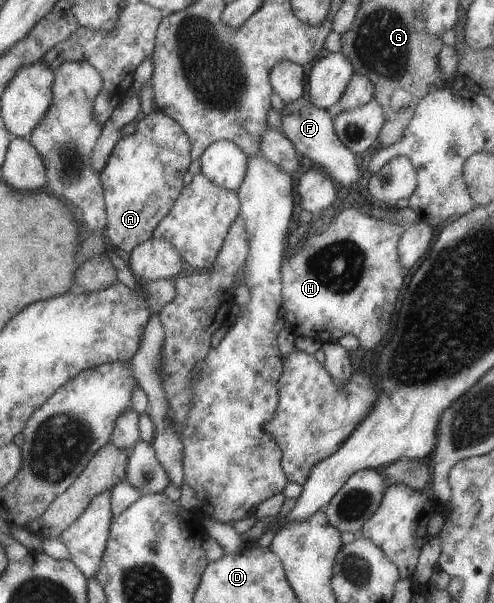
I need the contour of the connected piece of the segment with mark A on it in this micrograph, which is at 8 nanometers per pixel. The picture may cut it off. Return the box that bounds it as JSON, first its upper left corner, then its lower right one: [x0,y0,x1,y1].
[101,110,193,257]

